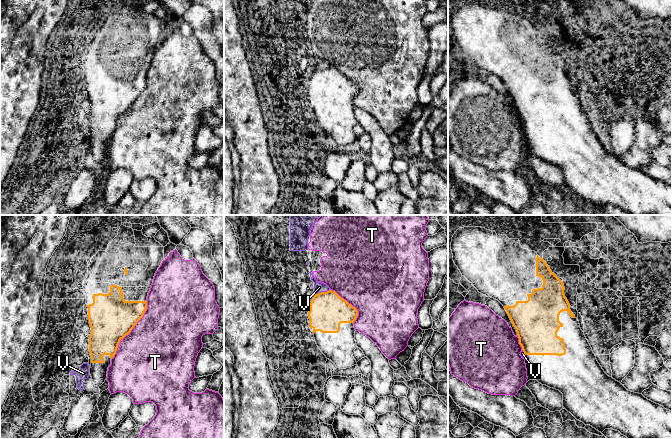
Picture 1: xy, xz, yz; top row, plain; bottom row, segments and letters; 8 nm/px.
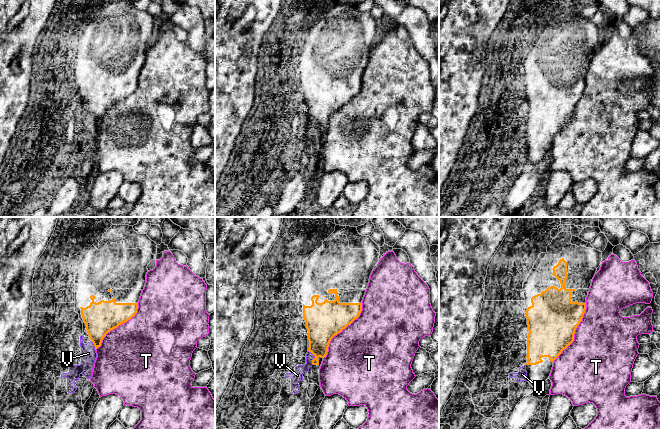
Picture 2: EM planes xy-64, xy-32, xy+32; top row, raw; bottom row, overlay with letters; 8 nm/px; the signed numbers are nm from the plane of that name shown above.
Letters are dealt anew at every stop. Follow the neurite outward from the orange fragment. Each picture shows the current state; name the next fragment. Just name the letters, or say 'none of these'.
none of these

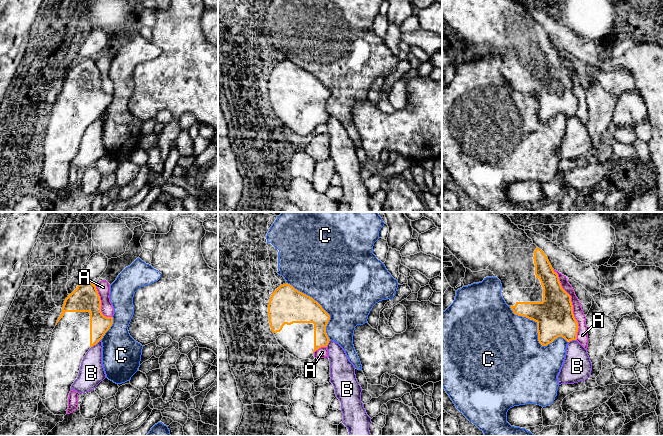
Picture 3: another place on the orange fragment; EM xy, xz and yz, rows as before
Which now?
none of these

